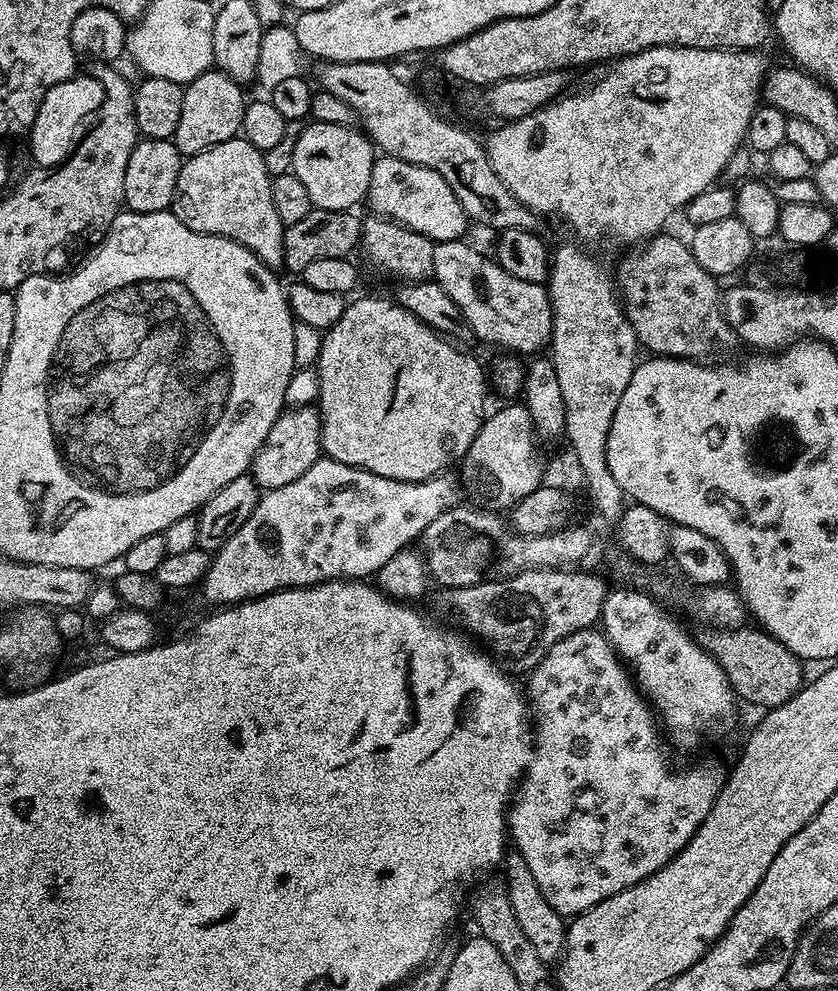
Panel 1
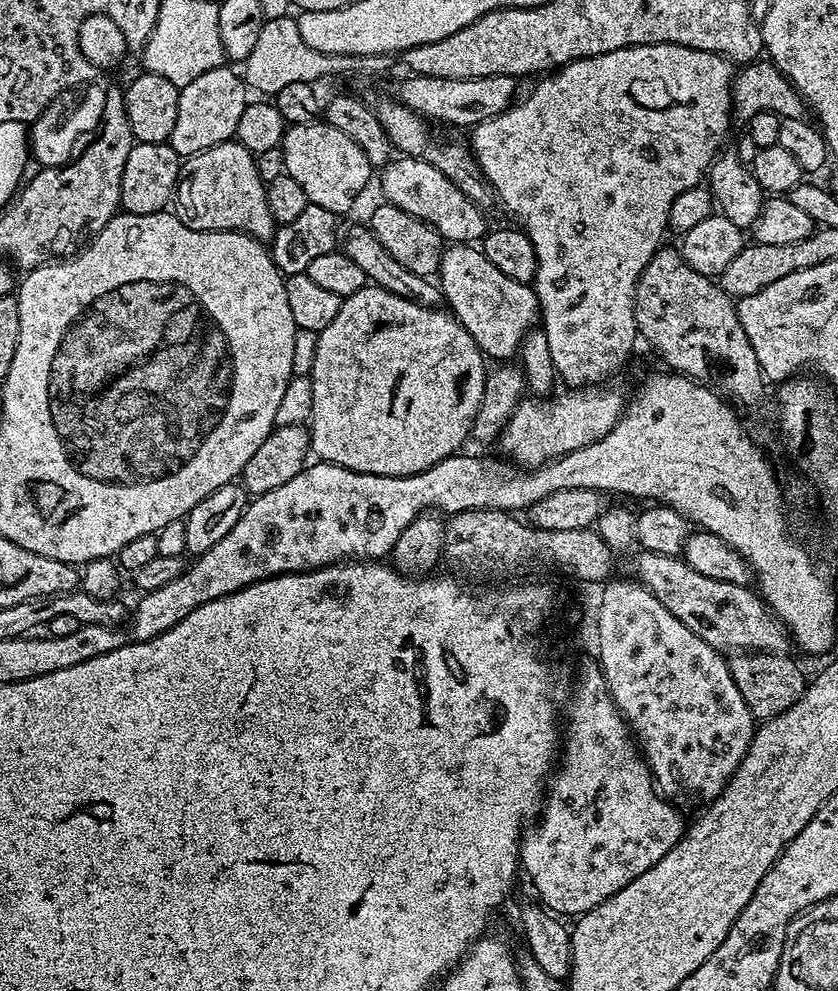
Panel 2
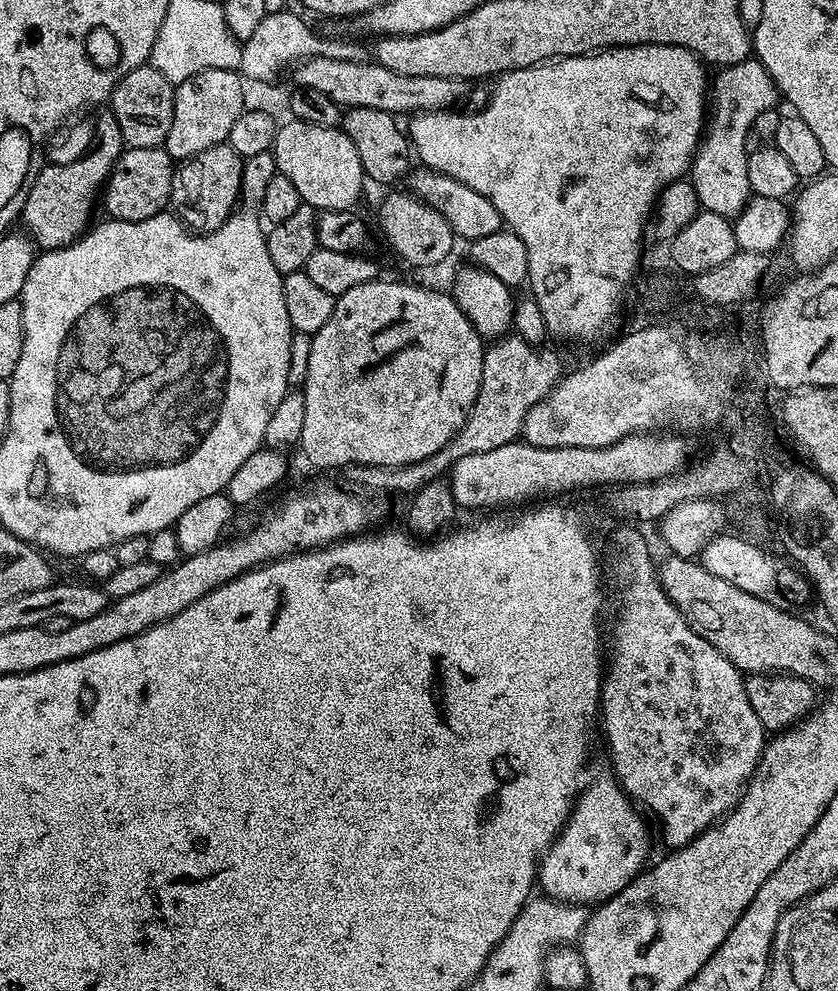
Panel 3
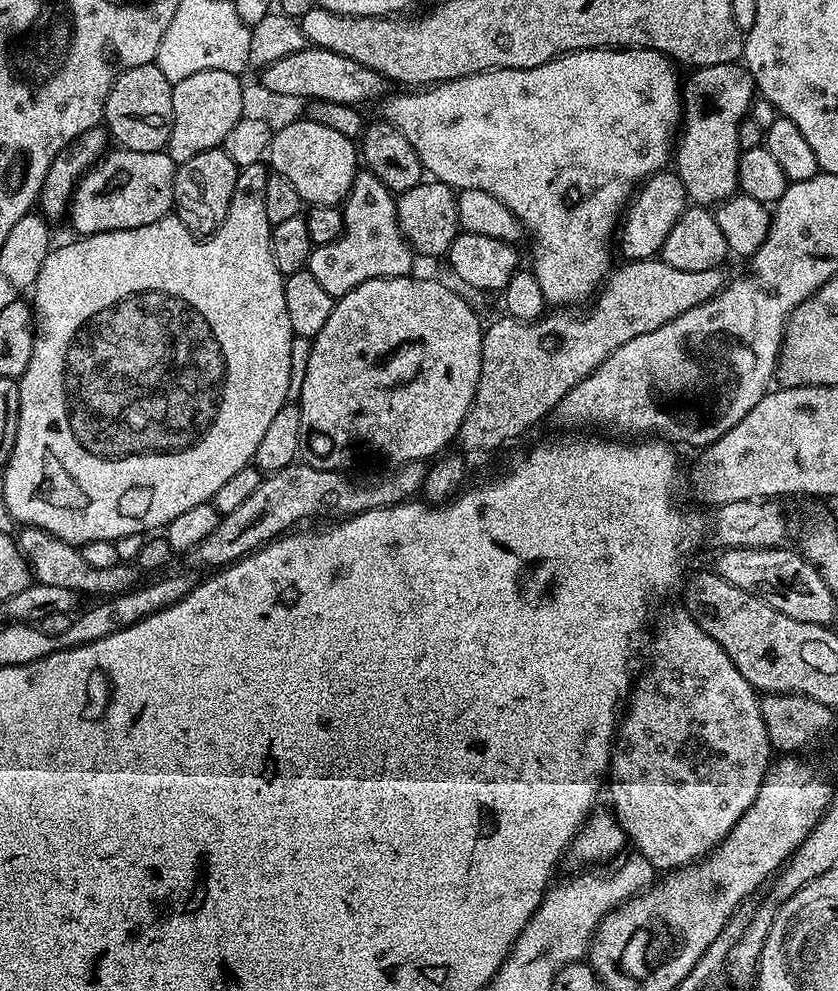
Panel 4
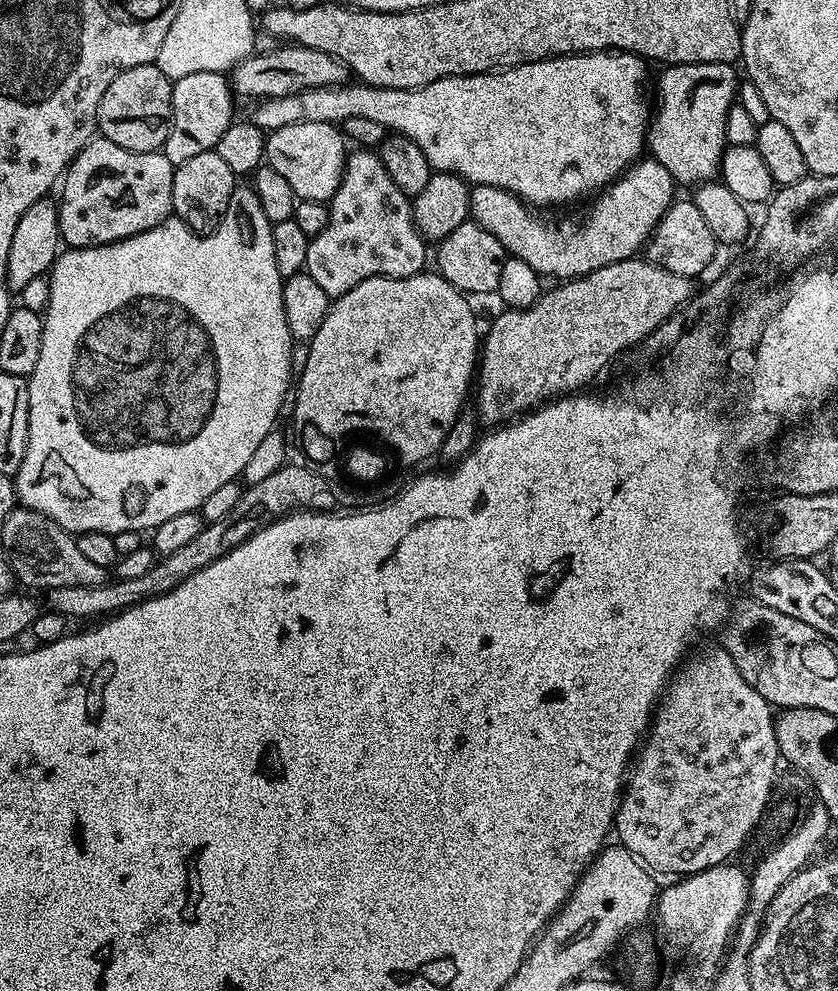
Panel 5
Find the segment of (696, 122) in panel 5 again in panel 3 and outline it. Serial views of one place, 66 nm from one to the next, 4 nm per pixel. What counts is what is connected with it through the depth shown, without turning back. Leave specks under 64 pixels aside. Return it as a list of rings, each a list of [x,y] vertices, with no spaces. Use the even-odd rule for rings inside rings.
[[[749,58],[737,64],[729,64],[721,67],[717,72],[720,73],[717,76],[715,73],[710,80],[710,115],[706,120],[700,146],[696,149],[696,156],[692,160],[690,179],[698,194],[698,202],[703,211],[734,218],[750,199],[748,175],[744,169],[746,163],[744,135],[753,131],[758,114],[762,114],[762,110],[777,107],[778,93],[770,74],[755,58]]]

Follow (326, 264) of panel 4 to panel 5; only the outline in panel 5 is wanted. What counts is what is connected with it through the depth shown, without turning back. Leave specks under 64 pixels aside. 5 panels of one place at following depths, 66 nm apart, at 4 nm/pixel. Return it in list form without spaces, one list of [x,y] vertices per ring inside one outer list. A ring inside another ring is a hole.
[[[352,151],[347,153],[344,177],[330,201],[326,226],[309,239],[306,250],[308,276],[329,298],[346,294],[375,276],[410,278],[426,268],[426,241],[412,221],[412,200],[386,174],[375,151]]]

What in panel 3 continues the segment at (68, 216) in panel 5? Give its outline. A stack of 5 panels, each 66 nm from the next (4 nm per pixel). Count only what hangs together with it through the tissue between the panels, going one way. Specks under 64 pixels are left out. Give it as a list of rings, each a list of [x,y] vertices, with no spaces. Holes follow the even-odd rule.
[[[129,147],[118,158],[114,170],[108,175],[108,183],[102,189],[102,208],[113,220],[138,222],[165,211],[172,199],[174,161],[164,148],[136,149]]]

